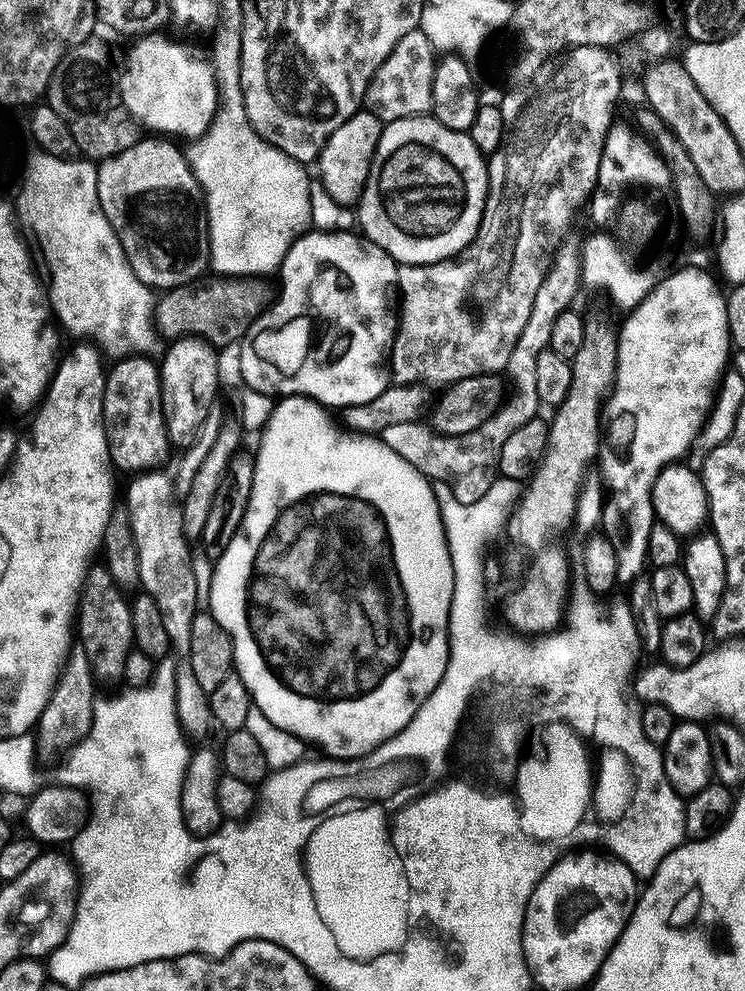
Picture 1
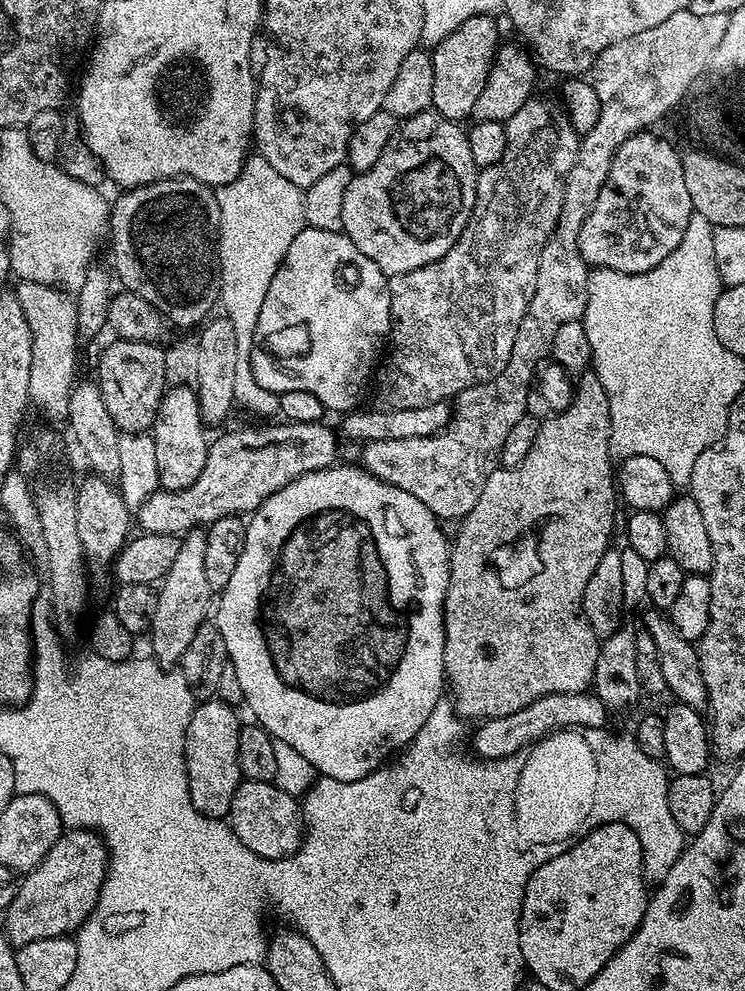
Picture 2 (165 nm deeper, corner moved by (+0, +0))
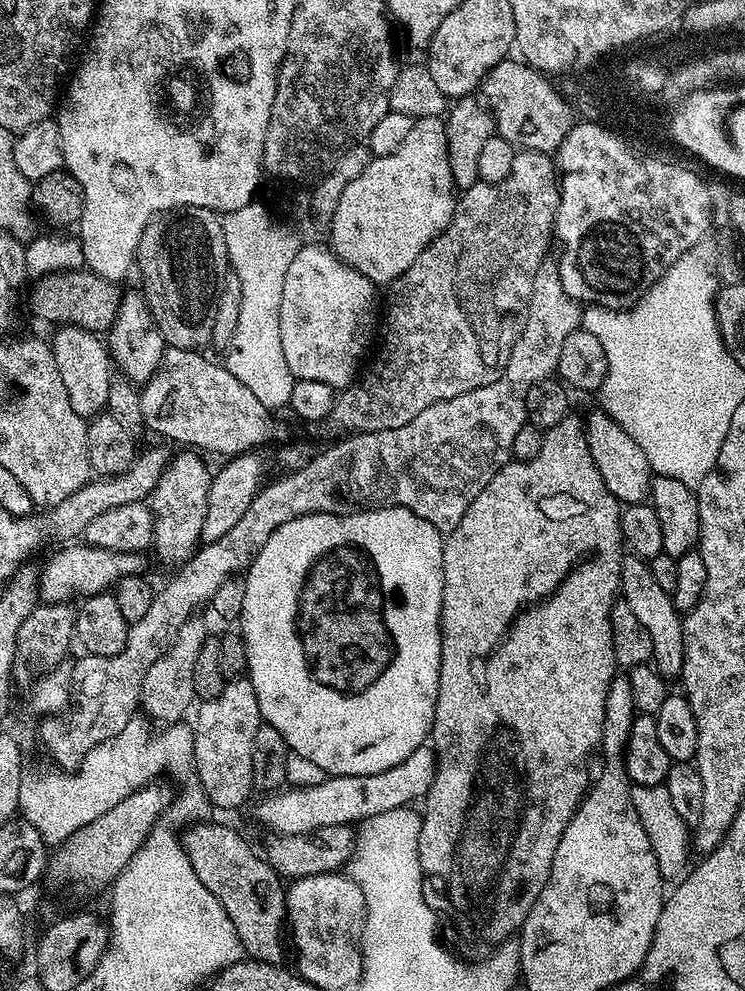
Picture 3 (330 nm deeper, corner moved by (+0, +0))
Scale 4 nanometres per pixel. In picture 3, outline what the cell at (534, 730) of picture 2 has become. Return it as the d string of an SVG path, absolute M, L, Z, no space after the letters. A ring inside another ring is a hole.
M425 746L414 750L410 758L402 758L398 766L390 766L390 770L382 770L378 774L365 776L334 776L322 782L322 786L310 788L293 788L268 794L256 808L256 816L268 828L273 828L273 833L282 836L302 836L321 828L322 826L338 826L339 824L355 825L362 820L369 820L374 814L386 814L386 810L398 810L415 805L430 790L430 782L434 782L436 773L436 754L431 747Z

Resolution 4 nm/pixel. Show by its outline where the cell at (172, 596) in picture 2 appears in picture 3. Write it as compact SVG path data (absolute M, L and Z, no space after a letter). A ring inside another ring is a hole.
M200 618L187 620L172 638L172 645L146 670L146 678L142 678L140 687L140 708L149 721L160 726L167 726L185 719L184 716L193 707L192 700L197 699L194 690L194 665L198 663L198 653L210 639L210 632ZM192 704L192 705L191 705ZM157 720L157 721L156 721Z

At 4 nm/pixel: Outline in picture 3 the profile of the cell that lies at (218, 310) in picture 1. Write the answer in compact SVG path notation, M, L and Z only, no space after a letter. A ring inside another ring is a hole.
M61 270L35 281L26 300L32 303L32 312L40 320L49 320L52 326L71 326L97 334L107 333L118 314L122 288L117 281L107 280L87 270Z

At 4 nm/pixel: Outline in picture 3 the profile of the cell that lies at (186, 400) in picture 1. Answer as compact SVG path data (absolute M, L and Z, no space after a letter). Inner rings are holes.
M180 450L169 459L158 486L154 486L150 507L154 518L152 548L164 564L179 566L188 563L196 553L202 534L202 522L206 522L206 498L210 498L213 473L204 465L205 457L196 450Z

